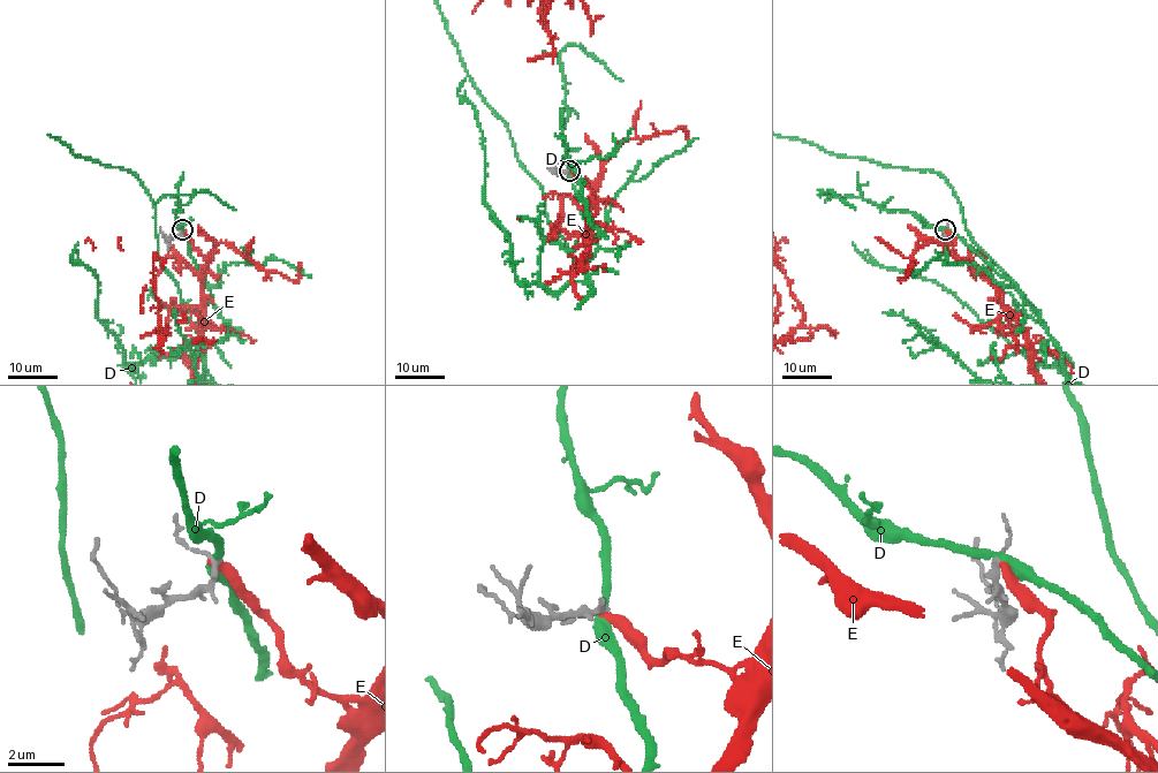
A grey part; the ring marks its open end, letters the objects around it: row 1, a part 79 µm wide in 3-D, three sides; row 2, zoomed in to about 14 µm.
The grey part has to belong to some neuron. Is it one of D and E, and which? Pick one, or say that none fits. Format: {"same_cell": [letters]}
{"same_cell": []}

